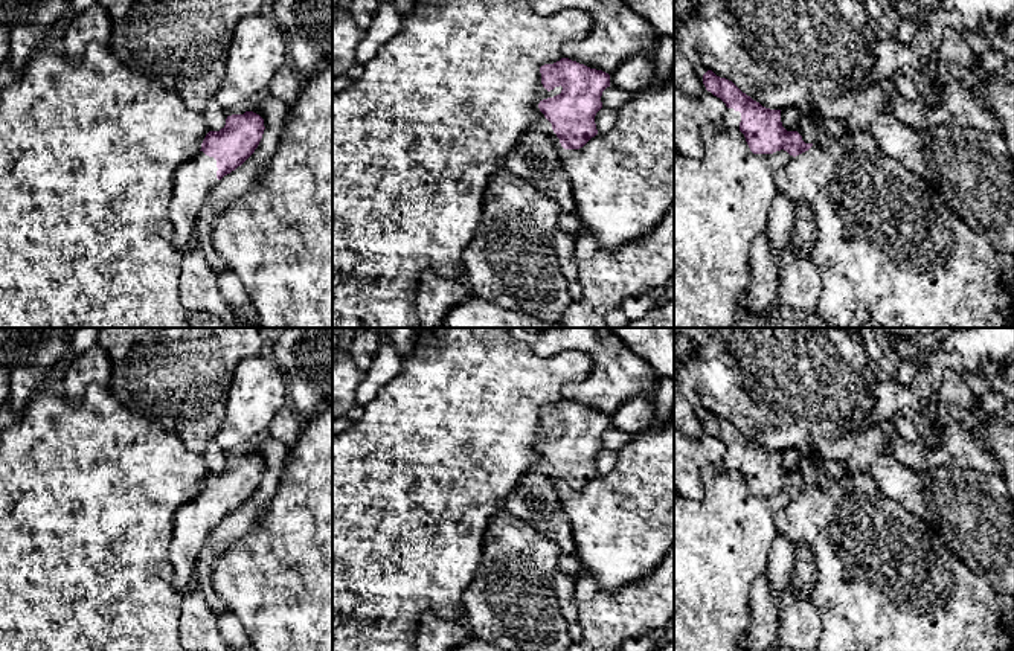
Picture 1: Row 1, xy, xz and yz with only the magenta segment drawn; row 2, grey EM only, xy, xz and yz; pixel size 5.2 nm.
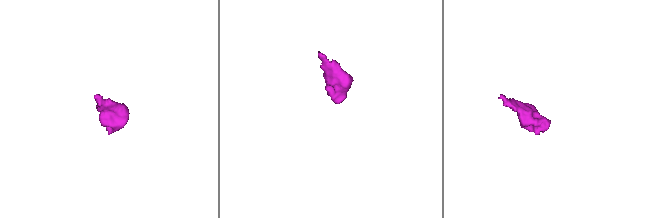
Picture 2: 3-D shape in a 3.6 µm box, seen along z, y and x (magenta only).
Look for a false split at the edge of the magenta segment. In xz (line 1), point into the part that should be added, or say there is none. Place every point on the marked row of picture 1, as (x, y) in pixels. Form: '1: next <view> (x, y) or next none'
1: next xz (537, 157)

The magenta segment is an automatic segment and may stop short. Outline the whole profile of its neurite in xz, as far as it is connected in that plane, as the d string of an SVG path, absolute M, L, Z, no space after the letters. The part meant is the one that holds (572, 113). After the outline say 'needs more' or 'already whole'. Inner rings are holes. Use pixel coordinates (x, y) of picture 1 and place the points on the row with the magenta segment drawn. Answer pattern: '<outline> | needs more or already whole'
M569 58L541 66L540 73L547 91L560 85L563 90L540 101L541 117L521 133L505 165L558 206L558 227L576 239L587 230L563 160L567 149L579 149L598 134L595 116L610 75Z | needs more

